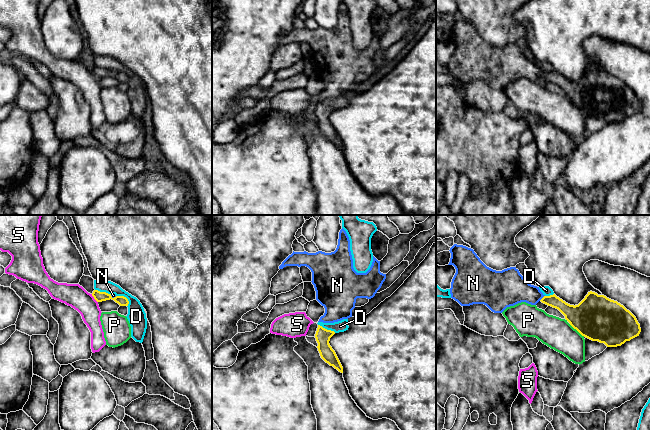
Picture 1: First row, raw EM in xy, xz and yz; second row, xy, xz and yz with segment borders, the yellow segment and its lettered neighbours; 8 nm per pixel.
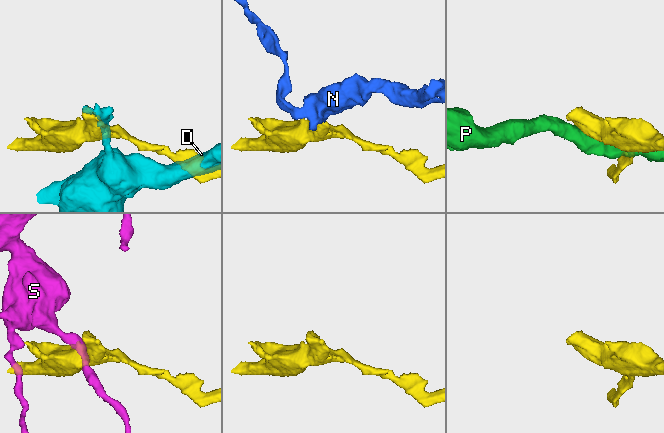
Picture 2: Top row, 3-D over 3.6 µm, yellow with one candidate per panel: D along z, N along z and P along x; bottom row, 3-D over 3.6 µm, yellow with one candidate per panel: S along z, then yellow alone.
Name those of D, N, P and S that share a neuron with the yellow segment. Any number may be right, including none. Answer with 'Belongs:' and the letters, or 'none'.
Belongs: N

